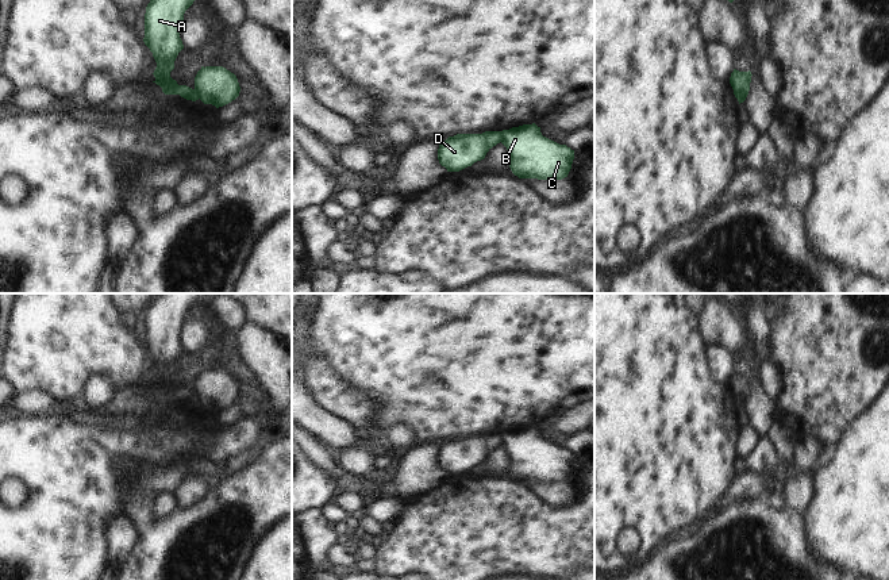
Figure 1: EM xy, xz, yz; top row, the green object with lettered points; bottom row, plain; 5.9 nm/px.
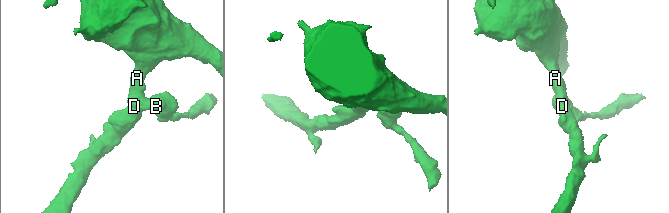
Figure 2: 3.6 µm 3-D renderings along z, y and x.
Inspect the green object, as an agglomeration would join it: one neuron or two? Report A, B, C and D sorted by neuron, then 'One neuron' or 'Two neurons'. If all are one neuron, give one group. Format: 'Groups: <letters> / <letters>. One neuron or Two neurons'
Groups: A D / B C. Two neurons.

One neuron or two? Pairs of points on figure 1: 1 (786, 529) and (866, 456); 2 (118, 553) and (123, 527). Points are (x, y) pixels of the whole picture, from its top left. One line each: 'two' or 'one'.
1: two
2: one

